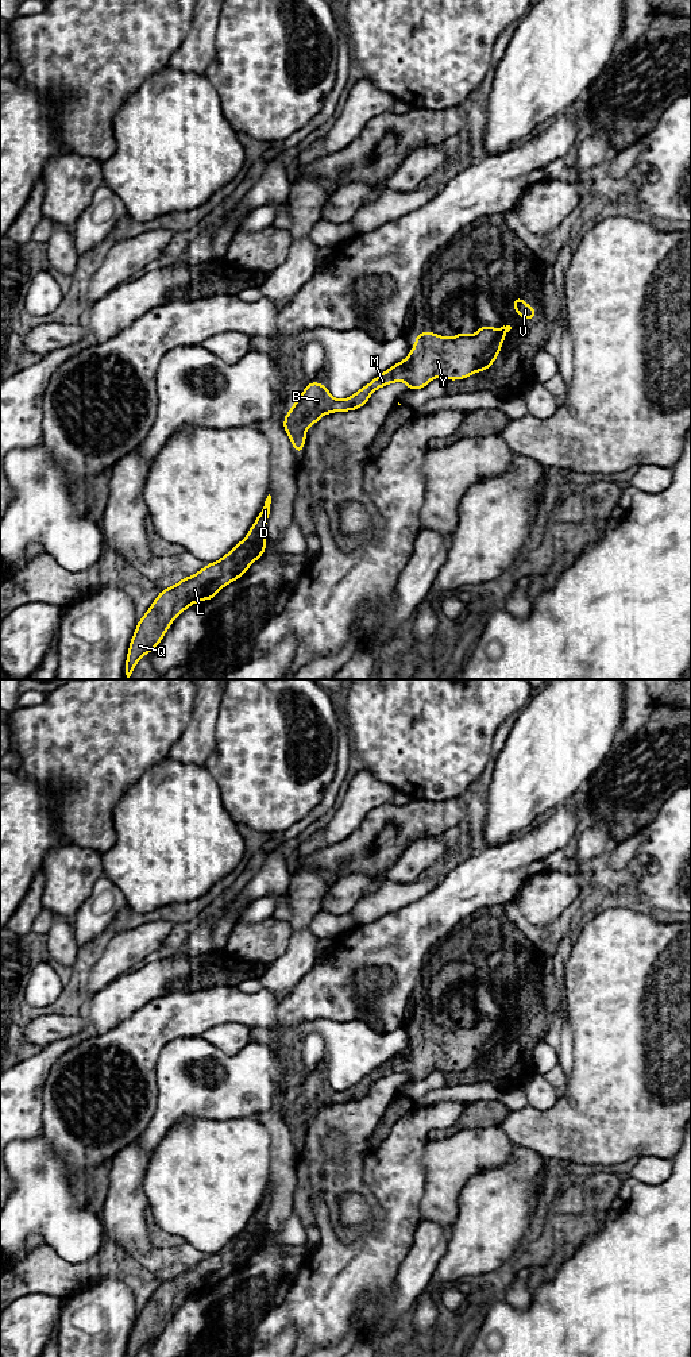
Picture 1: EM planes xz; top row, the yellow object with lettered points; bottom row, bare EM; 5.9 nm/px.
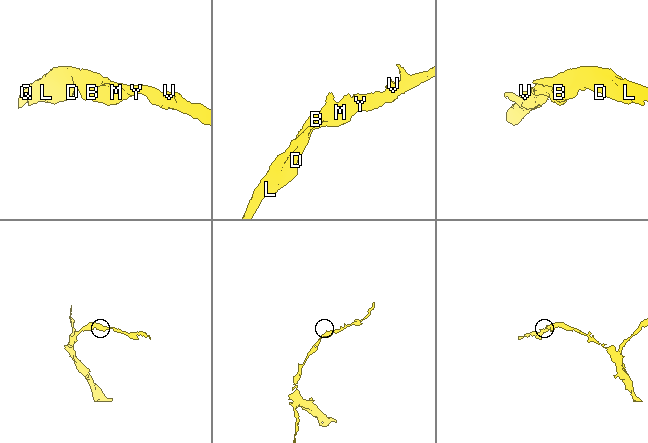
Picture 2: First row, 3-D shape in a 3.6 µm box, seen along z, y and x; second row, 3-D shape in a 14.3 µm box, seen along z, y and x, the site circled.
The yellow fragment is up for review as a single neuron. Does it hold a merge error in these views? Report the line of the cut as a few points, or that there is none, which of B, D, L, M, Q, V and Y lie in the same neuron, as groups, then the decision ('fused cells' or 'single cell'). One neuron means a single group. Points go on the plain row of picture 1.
no cut; B D L M Q V Y; single cell

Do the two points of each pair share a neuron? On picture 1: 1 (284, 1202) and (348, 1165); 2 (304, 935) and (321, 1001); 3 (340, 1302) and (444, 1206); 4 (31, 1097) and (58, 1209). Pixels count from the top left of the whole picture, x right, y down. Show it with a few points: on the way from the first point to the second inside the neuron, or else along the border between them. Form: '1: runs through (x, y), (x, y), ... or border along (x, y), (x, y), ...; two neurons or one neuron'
1: border along (297, 1165), (293, 1210); two neurons
2: border along (315, 962), (289, 989); two neurons
3: border along (424, 1188), (420, 1202), (421, 1219); two neurons
4: border along (41, 1134), (14, 1141); two neurons

